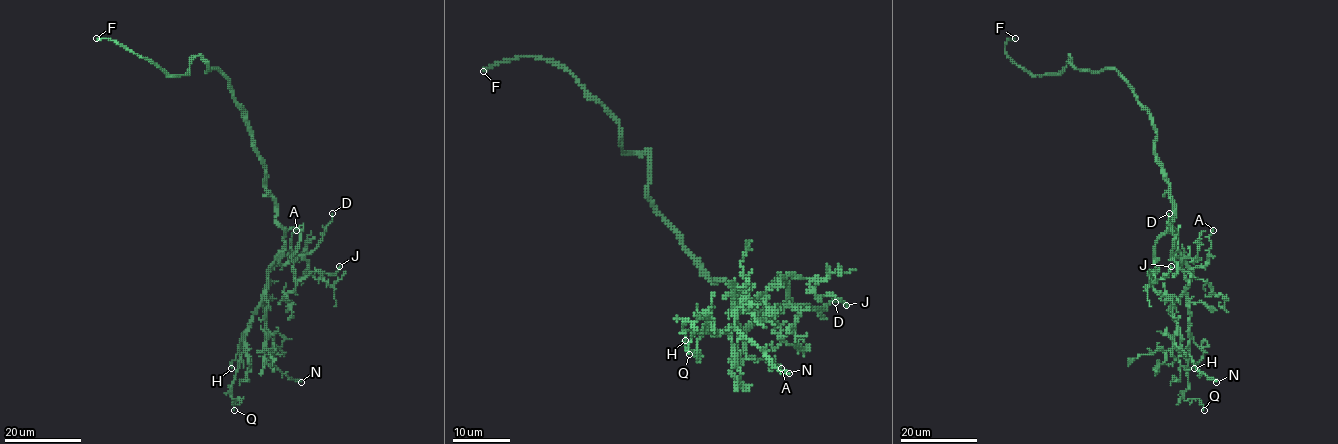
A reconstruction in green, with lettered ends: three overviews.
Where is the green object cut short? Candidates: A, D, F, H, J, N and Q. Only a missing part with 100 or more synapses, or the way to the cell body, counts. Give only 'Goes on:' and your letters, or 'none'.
Goes on: F

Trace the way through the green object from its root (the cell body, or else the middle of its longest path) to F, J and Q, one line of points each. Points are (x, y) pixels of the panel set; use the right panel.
F: (1155, 150), (1150, 114), (1115, 70), (1080, 71), (1070, 56), (1060, 71), (1031, 75), (1005, 51), (1015, 38)
J: (1155, 150), (1173, 203), (1168, 227), (1175, 230), (1156, 244), (1151, 280), (1153, 271), (1163, 279), (1171, 266)
Q: (1155, 150), (1173, 203), (1168, 230), (1190, 273), (1185, 291), (1188, 389), (1182, 398), (1198, 399), (1204, 410)

